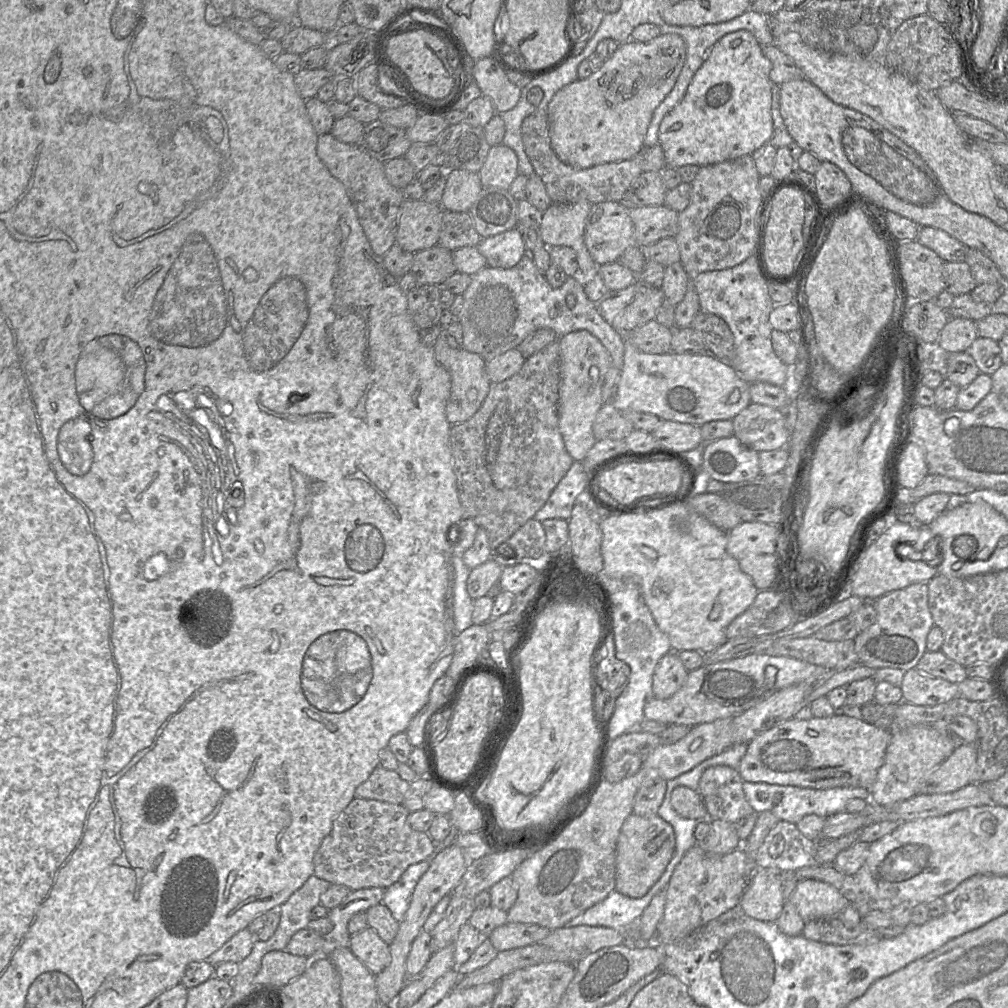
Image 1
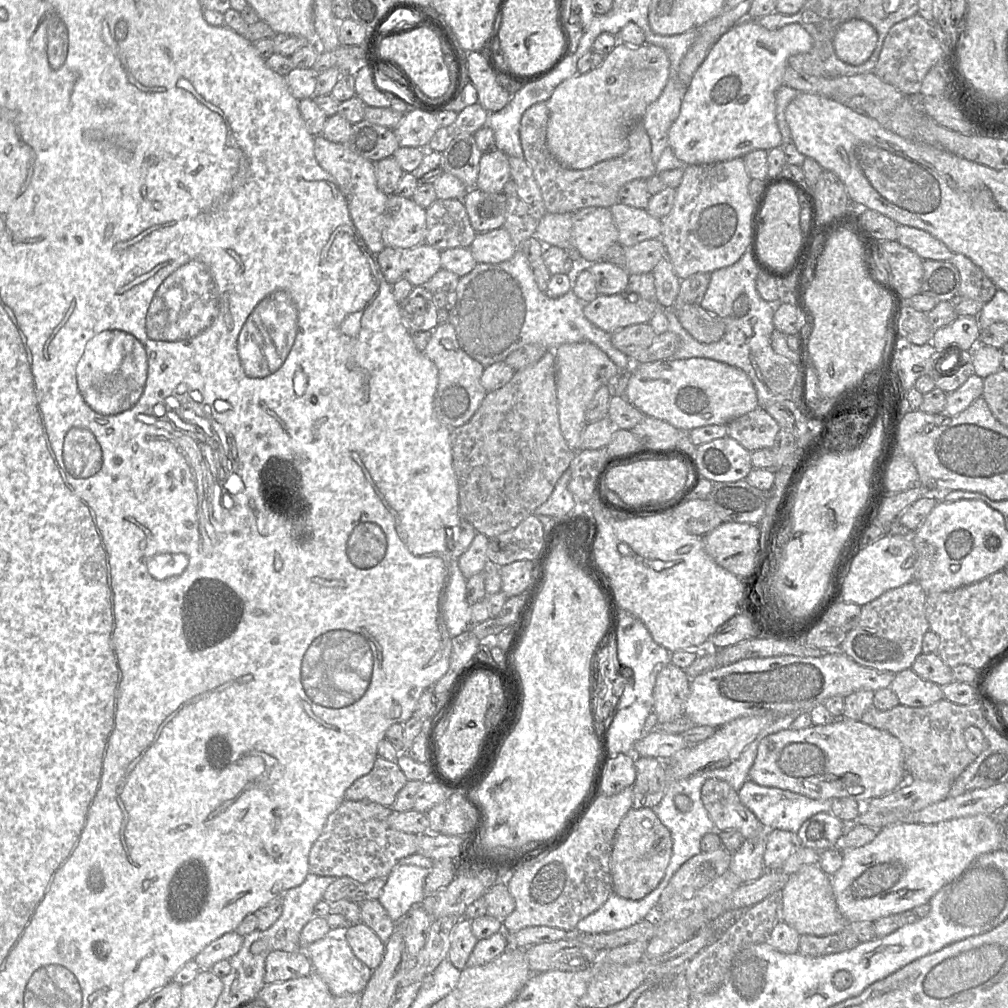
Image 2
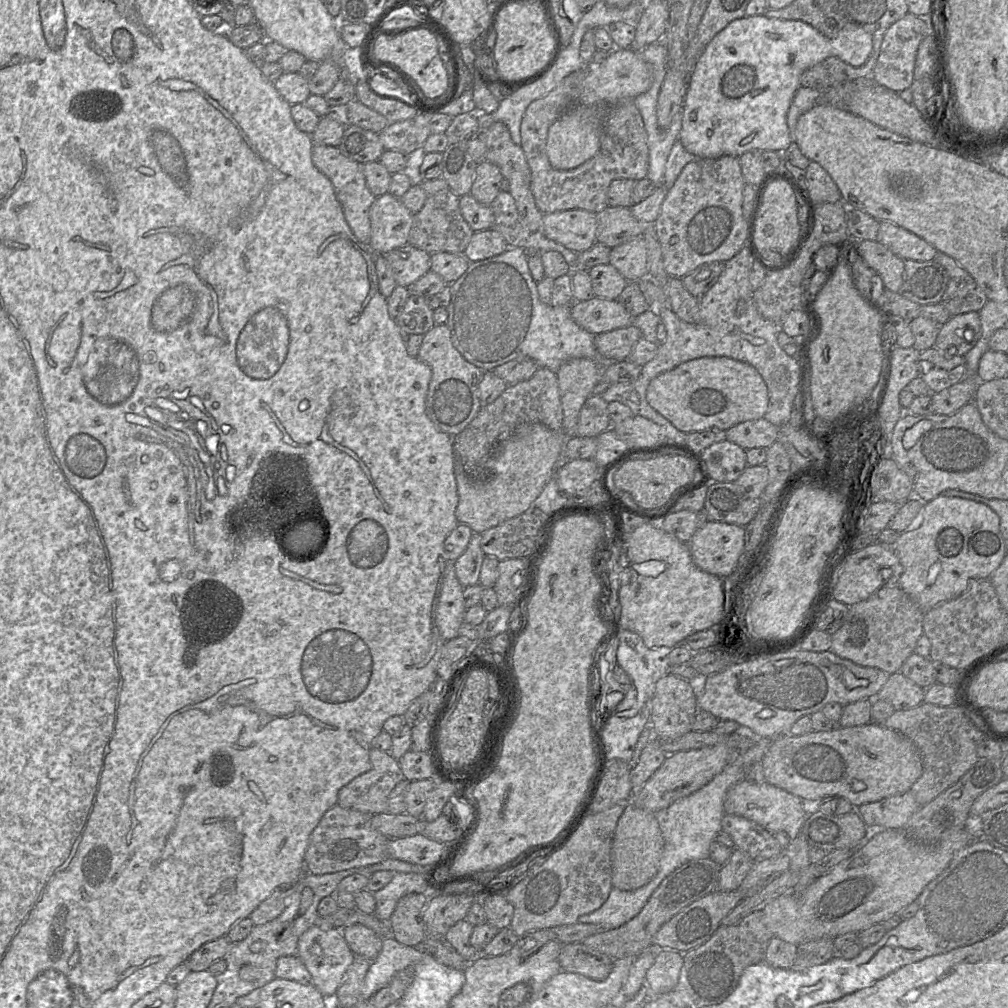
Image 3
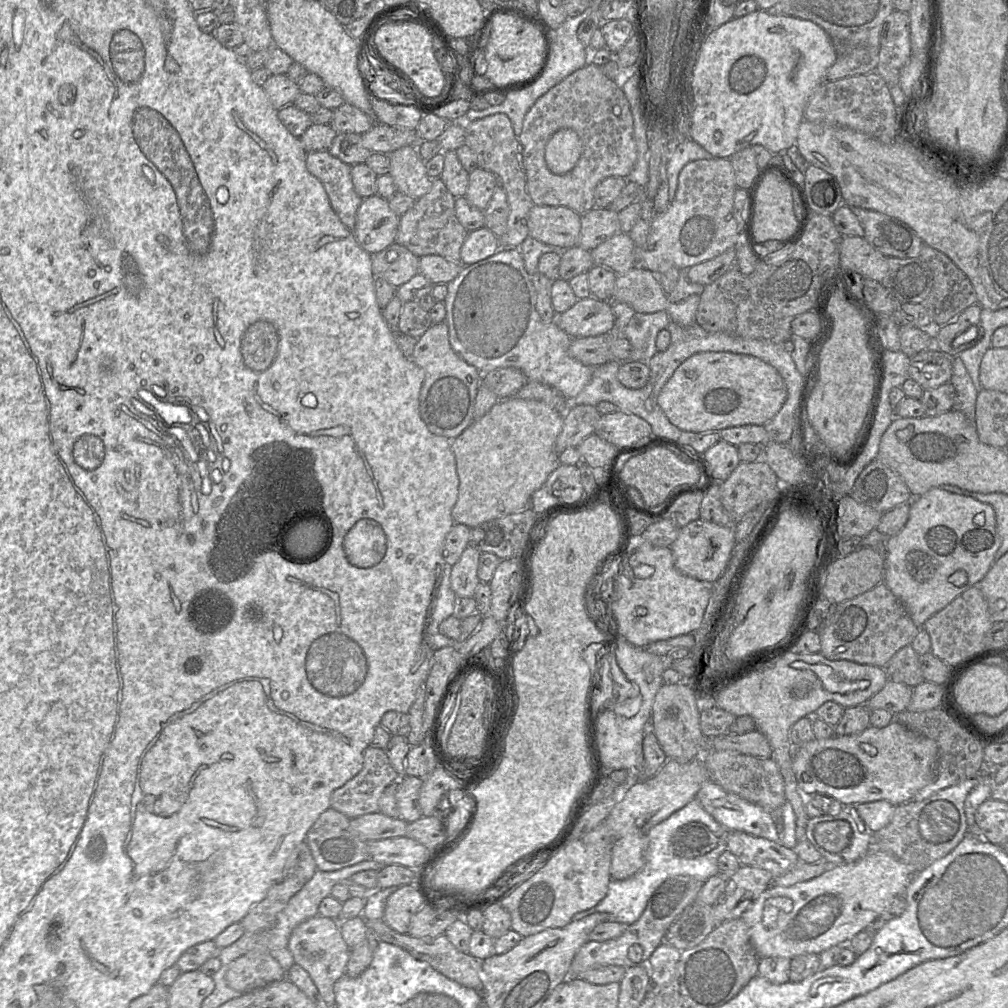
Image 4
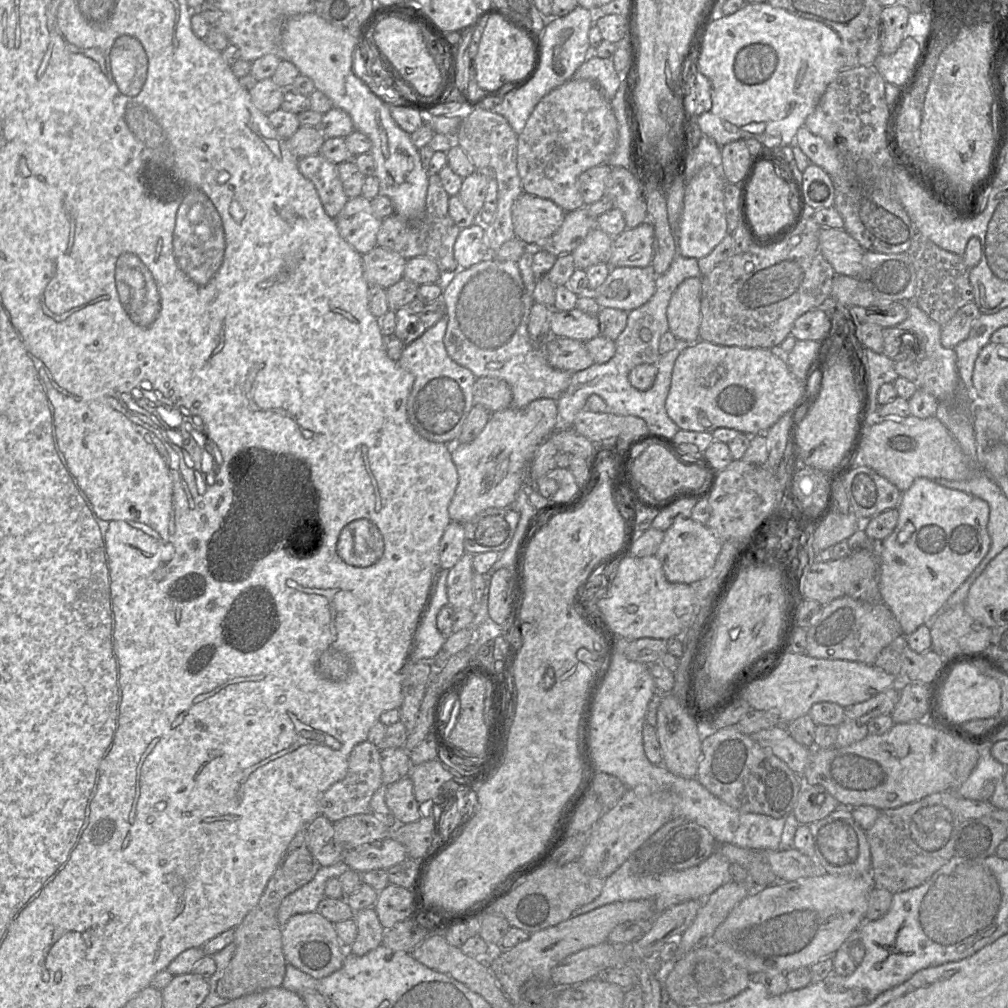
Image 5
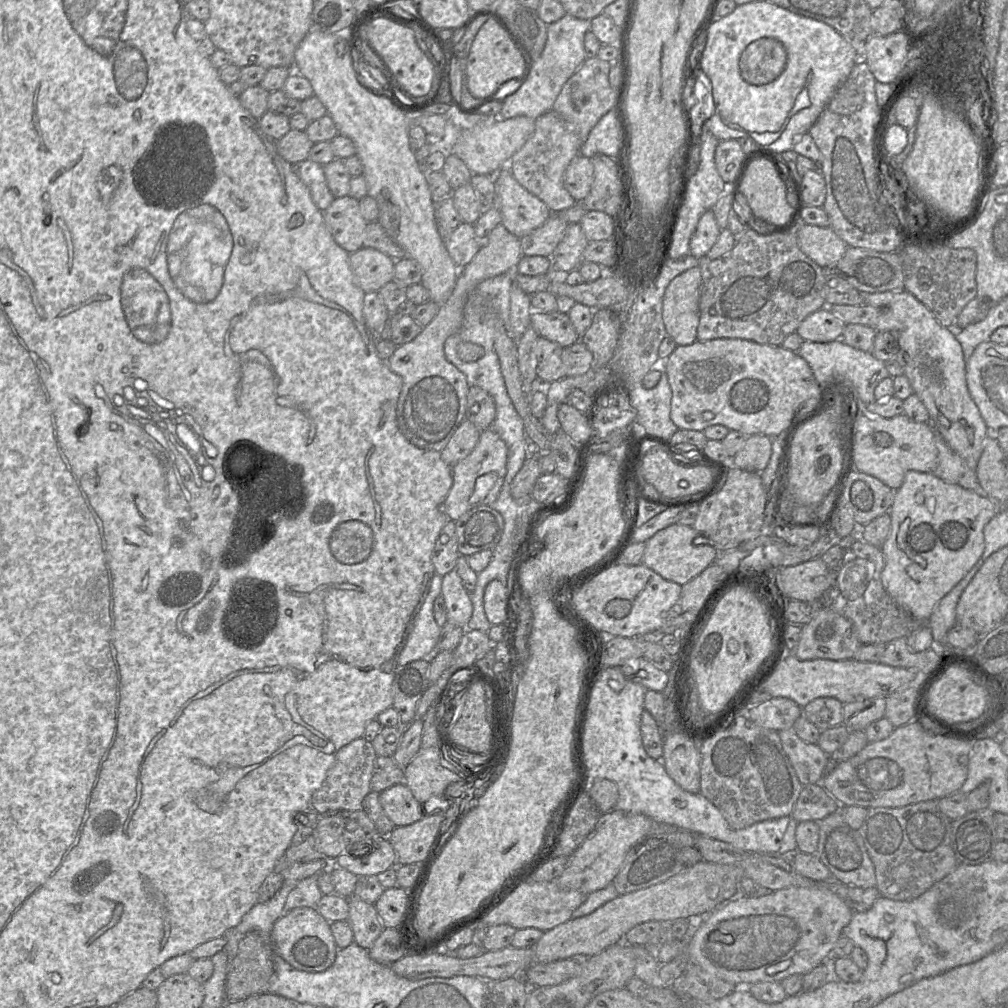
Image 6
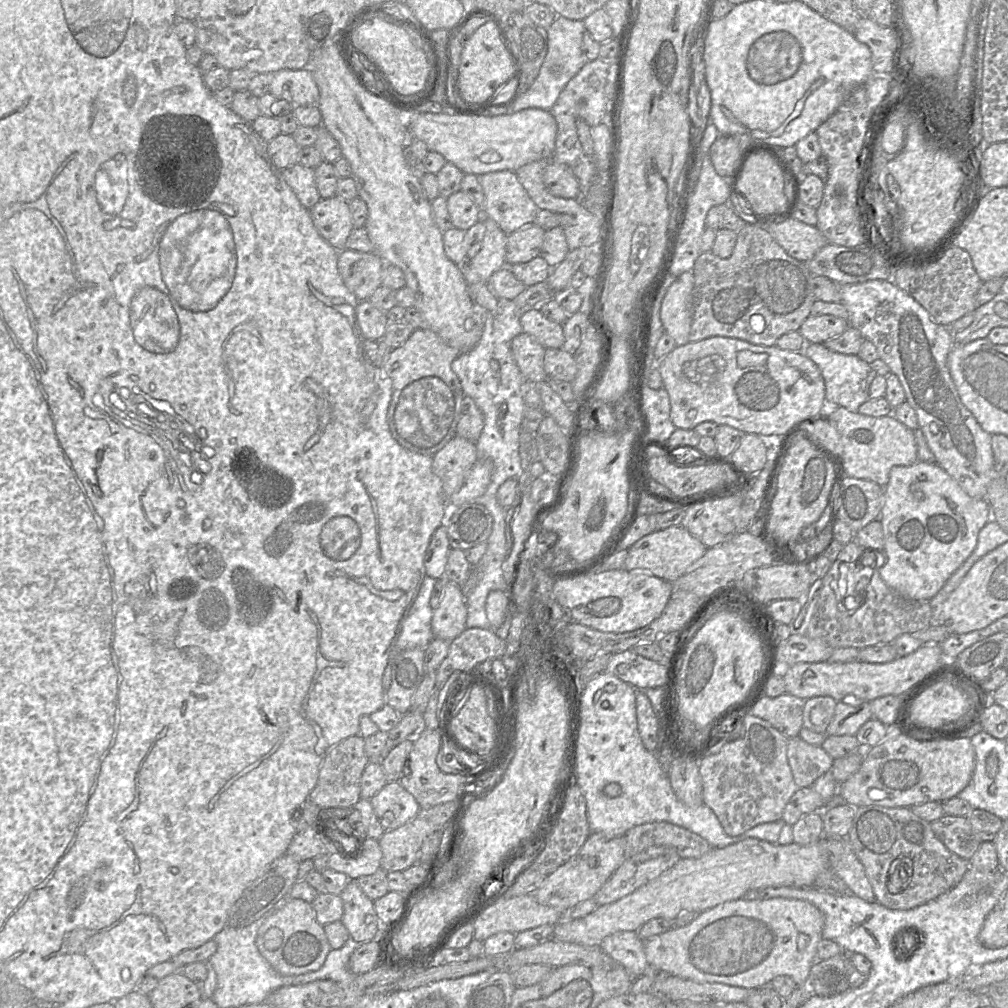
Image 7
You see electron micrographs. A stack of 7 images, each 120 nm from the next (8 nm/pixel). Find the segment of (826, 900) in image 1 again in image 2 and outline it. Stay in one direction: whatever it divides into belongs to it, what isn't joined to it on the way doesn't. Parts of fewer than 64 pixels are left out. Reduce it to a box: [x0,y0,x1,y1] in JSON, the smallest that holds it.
[781,864,849,935]

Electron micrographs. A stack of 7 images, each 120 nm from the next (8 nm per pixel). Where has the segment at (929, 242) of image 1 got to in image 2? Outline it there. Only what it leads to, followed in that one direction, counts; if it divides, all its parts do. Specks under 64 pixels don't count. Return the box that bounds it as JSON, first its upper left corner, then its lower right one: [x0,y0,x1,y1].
[896,224,953,261]

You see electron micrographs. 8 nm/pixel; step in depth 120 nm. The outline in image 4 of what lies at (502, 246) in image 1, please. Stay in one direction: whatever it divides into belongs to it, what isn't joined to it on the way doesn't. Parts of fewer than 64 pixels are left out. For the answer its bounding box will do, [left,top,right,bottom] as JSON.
[461,227,500,265]

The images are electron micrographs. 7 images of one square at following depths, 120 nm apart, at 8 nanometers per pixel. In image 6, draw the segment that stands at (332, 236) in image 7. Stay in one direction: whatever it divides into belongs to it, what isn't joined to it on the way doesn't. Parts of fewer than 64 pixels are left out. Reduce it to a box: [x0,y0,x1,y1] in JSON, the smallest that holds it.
[322,196,368,253]

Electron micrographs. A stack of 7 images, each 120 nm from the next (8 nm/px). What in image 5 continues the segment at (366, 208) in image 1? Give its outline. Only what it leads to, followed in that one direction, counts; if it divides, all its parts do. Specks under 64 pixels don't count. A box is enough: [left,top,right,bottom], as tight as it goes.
[298,154,349,218]

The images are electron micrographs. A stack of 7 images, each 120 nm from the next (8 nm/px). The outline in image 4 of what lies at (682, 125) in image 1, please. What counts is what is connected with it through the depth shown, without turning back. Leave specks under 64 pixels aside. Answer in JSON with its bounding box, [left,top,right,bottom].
[690,9,836,158]

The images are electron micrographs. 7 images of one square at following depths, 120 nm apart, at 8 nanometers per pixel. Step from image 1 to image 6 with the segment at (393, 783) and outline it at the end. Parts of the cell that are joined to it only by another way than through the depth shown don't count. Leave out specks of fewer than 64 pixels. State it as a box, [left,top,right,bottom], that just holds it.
[311,737,376,816]

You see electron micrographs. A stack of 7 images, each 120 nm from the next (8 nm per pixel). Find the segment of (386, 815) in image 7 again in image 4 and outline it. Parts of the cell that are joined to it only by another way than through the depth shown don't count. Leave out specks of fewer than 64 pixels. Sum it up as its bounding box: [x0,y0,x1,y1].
[396,775,424,823]

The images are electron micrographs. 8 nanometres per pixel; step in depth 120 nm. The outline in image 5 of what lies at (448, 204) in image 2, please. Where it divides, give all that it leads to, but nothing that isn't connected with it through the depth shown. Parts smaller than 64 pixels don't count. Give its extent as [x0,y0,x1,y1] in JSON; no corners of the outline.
[377,174,461,278]

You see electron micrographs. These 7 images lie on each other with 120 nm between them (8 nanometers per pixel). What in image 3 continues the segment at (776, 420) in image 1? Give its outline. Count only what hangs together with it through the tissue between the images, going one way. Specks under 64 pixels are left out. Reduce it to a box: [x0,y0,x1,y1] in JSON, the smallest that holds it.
[726,417,780,449]

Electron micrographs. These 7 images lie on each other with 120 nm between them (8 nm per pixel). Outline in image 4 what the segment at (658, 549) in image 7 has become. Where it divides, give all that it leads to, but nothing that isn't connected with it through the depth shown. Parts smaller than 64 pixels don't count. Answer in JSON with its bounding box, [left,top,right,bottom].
[669,518,735,582]

